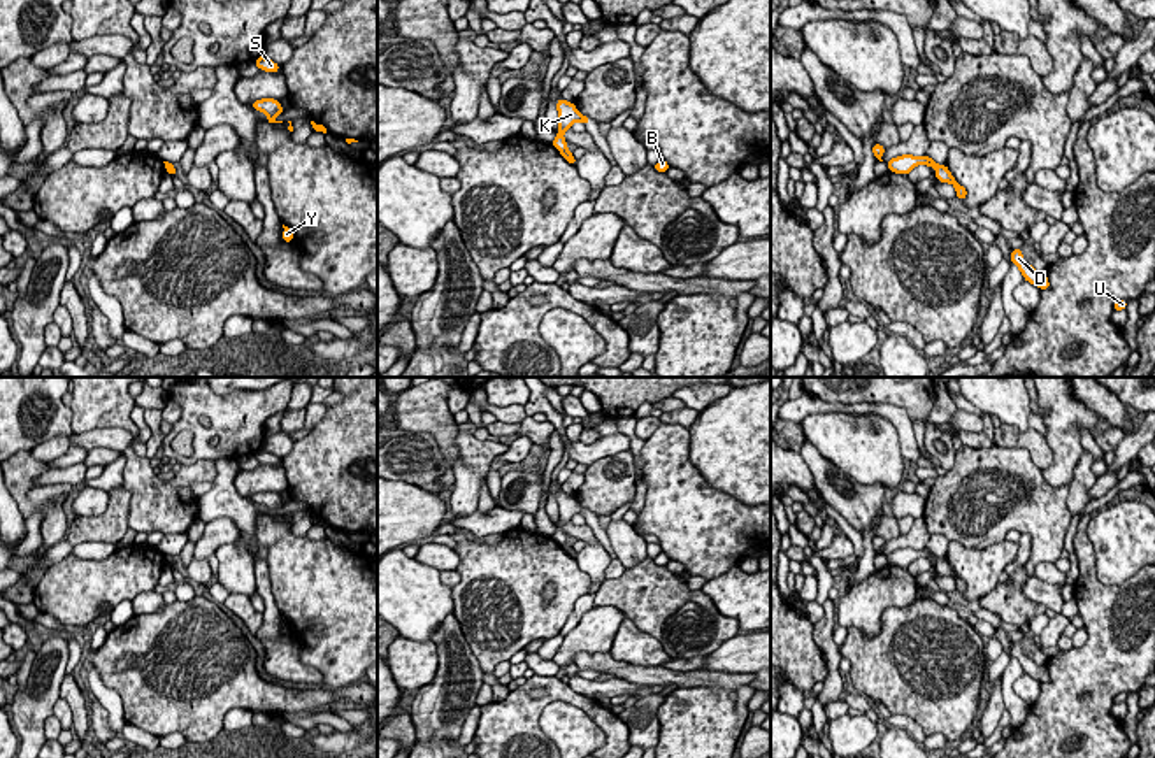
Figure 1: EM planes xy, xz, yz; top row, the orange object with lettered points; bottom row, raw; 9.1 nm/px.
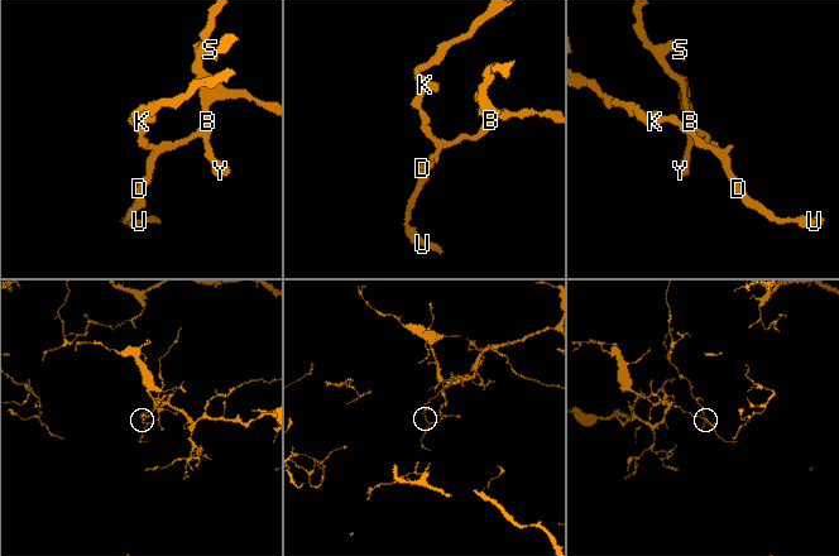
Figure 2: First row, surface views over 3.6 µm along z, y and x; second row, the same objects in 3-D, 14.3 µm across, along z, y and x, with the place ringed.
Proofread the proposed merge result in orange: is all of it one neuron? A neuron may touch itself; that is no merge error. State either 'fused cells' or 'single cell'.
fused cells

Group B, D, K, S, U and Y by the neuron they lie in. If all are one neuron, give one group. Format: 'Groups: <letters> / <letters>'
Groups: B D S U Y / K

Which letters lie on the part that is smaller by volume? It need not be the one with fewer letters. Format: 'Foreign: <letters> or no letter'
Foreign: B, D, S, U, Y

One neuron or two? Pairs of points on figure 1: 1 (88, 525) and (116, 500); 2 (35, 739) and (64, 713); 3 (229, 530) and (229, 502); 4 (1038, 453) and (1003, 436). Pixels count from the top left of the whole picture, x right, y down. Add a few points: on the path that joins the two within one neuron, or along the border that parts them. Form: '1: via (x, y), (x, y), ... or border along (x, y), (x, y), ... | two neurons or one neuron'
1: via (97, 525), (116, 509) | one neuron
2: border along (60, 699), (51, 715) | two neurons
3: border along (206, 522), (229, 518), (239, 529) | two neurons
4: via (1029, 444), (1011, 437) | one neuron

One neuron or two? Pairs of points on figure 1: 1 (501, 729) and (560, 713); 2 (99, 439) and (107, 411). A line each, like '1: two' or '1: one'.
1: two
2: two

